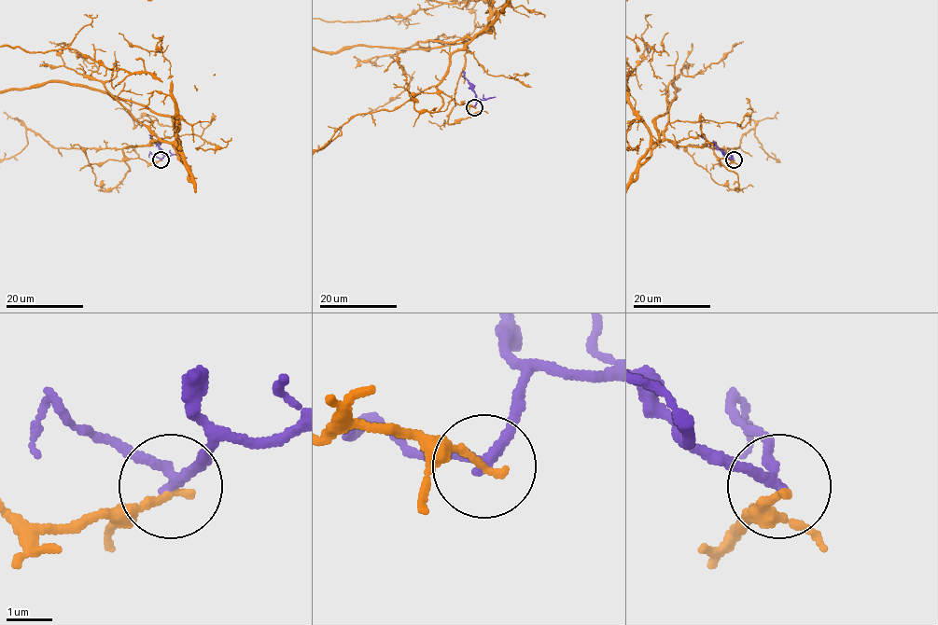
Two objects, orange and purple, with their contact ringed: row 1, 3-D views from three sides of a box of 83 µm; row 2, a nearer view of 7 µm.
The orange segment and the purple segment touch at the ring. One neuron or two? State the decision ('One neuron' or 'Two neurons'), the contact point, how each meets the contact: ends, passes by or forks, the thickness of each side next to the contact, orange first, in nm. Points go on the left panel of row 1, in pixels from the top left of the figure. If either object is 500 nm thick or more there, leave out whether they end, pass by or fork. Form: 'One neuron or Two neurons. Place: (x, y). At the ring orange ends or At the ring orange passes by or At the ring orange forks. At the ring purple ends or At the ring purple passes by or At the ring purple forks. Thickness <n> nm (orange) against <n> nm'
Two neurons. Place: (160, 159). At the ring orange ends. At the ring purple passes by. Thickness 170 nm (orange) against 200 nm

